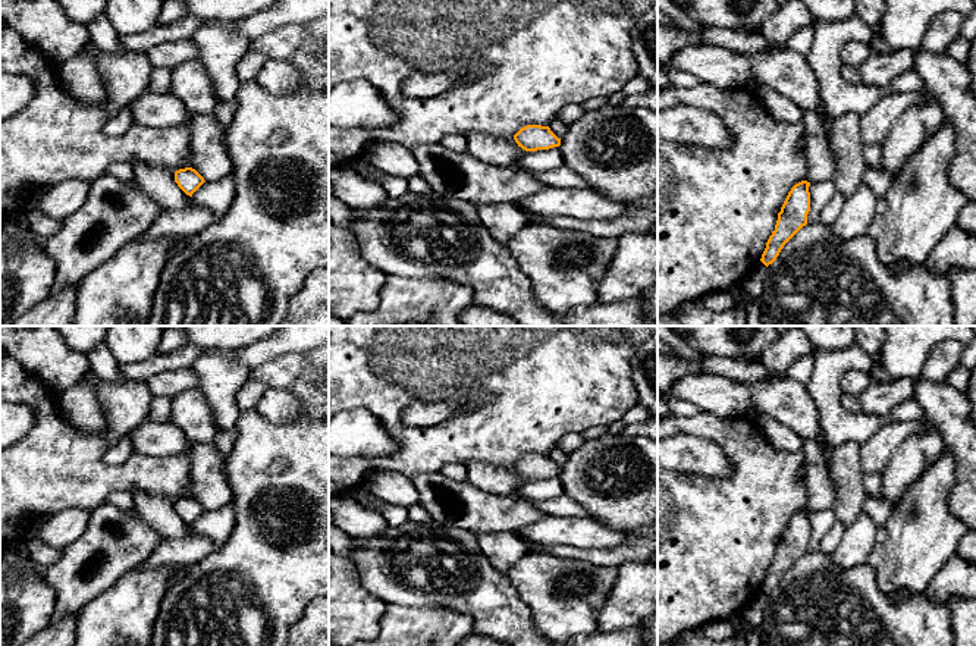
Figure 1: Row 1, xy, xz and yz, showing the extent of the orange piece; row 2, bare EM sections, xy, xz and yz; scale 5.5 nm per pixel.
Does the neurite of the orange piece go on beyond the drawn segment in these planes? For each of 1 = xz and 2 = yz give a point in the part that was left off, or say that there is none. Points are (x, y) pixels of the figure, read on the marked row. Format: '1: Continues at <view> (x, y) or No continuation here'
1: No continuation here
2: No continuation here

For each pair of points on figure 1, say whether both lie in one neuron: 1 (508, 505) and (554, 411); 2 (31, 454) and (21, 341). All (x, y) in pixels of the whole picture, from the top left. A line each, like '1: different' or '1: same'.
1: different
2: different

